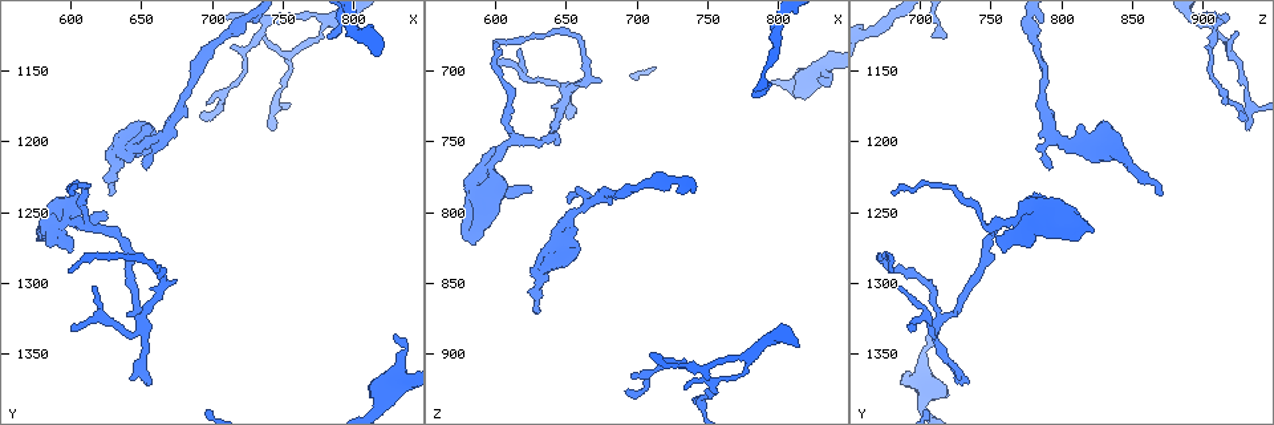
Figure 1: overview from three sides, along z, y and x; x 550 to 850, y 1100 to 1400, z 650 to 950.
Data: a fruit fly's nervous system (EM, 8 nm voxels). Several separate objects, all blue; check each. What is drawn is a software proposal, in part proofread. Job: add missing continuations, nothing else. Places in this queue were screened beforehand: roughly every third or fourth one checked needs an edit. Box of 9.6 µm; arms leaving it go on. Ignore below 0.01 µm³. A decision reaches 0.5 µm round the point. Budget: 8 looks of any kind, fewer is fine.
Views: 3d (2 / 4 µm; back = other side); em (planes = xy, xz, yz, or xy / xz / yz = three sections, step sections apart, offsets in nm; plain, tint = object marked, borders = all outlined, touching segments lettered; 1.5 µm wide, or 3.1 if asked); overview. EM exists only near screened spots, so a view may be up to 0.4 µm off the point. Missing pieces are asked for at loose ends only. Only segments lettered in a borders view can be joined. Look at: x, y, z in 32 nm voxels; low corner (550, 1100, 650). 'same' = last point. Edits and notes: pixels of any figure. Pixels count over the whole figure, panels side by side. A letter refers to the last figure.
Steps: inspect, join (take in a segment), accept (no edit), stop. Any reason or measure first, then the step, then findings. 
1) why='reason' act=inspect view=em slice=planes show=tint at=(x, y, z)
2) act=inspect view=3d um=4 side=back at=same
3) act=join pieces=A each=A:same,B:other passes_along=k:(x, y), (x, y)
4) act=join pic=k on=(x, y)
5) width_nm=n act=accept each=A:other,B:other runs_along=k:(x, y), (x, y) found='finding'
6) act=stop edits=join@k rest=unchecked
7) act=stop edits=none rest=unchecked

why='free end' act=inspect view=em slice=planes show=borders at=(602, 1236, 682)

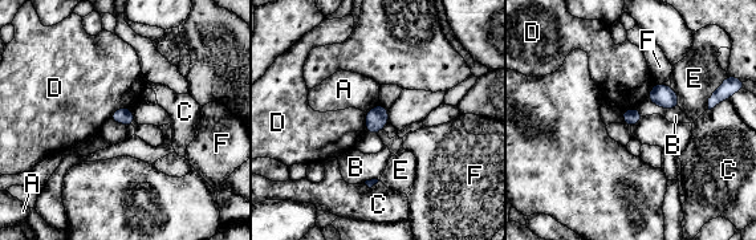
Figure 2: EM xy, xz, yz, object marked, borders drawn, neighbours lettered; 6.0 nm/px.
longest_contact=B:200nm act=accept each=A:other,B:other,C:other,D:other,E:other,F:other border=2:(646, 98), (661, 108), (678, 108) found='no lettered segment goes on from it'

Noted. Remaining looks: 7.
why='tapers out' act=inspect view=em slice=yz step=4 show=tint at=(746, 1192, 930)

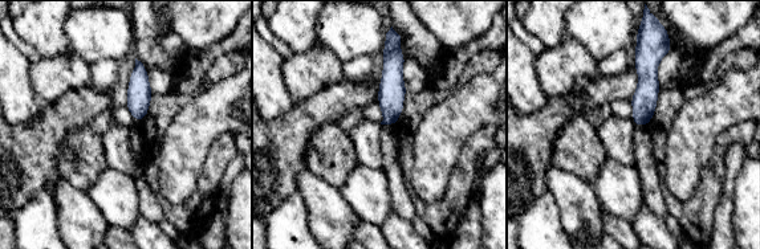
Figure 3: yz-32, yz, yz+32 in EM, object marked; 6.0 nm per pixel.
act=inspect view=em slice=planes show=tint at=same

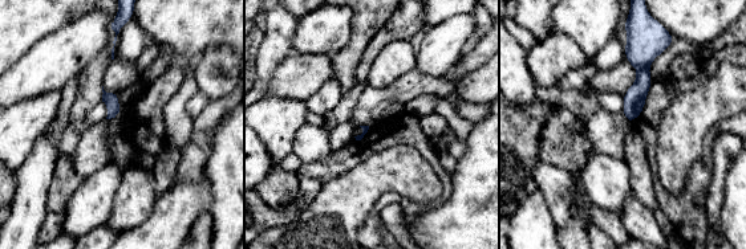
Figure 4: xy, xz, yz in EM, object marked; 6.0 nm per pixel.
why='see the neighbours' act=inspect view=em slice=planes show=borders at=same

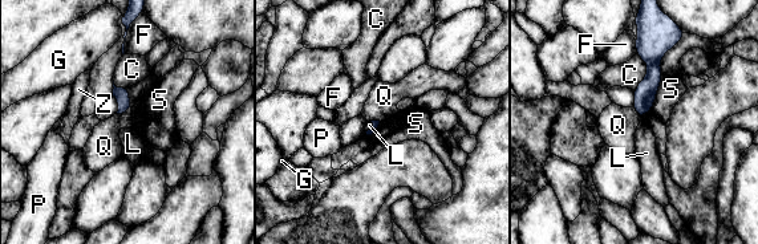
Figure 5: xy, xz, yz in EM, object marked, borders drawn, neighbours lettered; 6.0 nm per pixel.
act=accept each=C:other,F:other,G:other,L:other,P:other,Q:other,S:other,Z:other runs_along=5:(648, 41), (652, 80), (640, 112) found='none of them fits'

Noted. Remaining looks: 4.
why='branch stops here' act=inspect view=3d um=4 at=(632, 1236, 872)

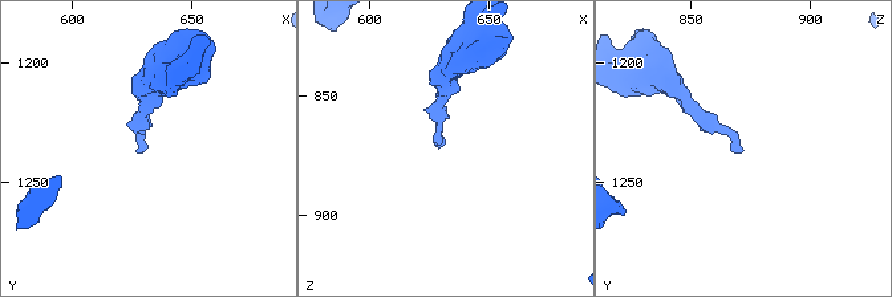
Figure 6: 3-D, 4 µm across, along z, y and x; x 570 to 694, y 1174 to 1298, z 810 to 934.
why='now the EM' act=inspect view=em slice=planes show=borders at=(629, 1238, 871)

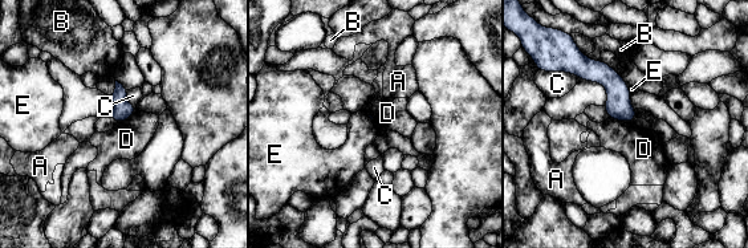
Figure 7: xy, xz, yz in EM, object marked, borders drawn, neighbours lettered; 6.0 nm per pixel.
act=accept each=A:other,B:other,C:other,D:other,E:other runs_along=7:(580, 61), (618, 92), (630, 117) found='none of them fits'

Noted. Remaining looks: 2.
why='branch stops here' act=inspect view=3d um=2 at=(654, 1220, 792)

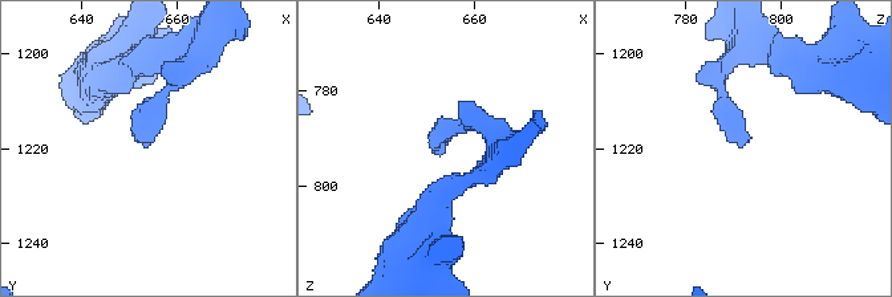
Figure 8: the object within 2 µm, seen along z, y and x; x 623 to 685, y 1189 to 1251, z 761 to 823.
act=inspect view=em slice=planes show=borders at=(654, 1219, 791)

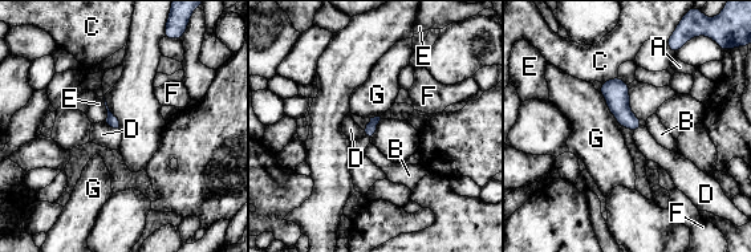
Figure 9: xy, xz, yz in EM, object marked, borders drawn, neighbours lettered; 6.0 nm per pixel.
longest_contact=G:260nm act=accept each=A:other,B:other,C:other,D:other,E:other,F:other,G:other found='no lettered segment goes on from it'

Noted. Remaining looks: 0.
act=stop edits=none rest=unchecked

